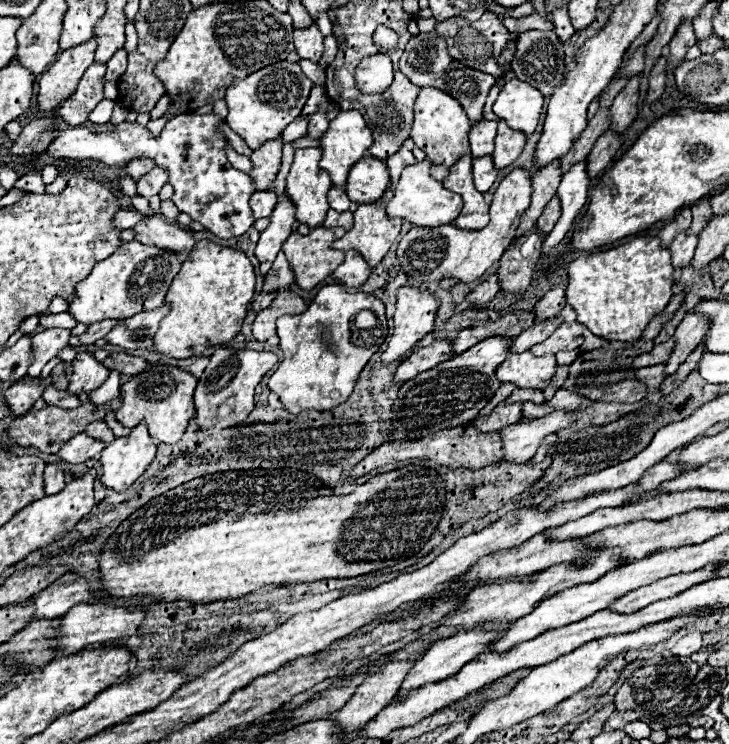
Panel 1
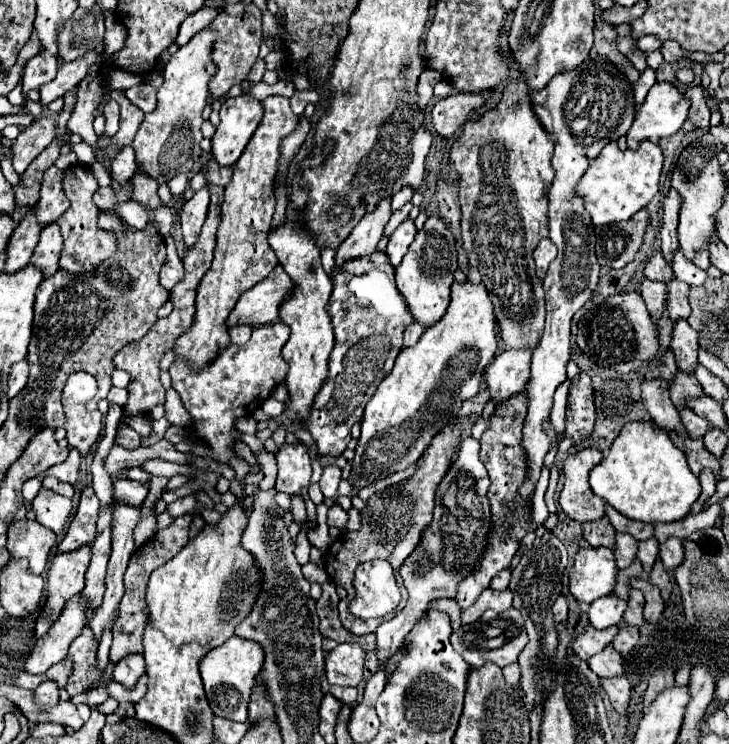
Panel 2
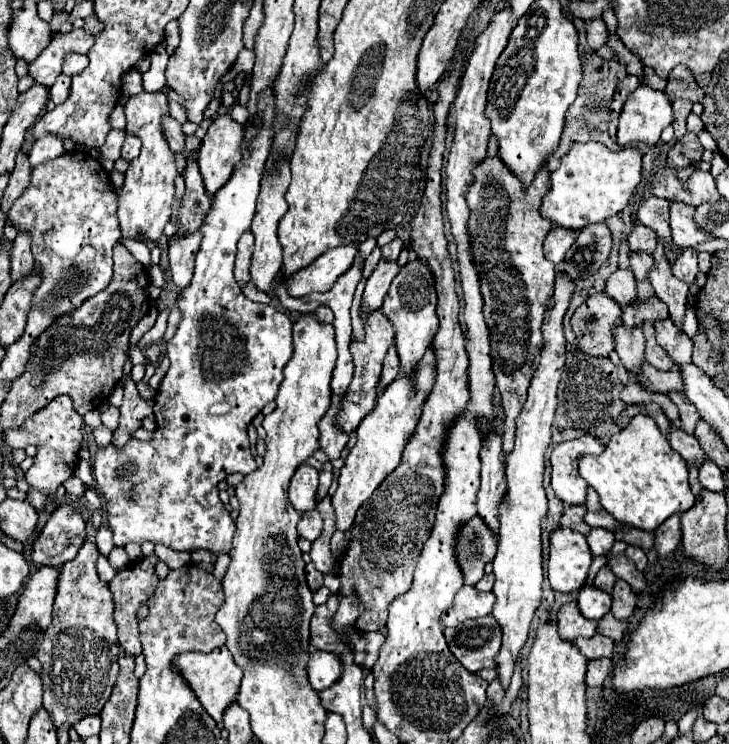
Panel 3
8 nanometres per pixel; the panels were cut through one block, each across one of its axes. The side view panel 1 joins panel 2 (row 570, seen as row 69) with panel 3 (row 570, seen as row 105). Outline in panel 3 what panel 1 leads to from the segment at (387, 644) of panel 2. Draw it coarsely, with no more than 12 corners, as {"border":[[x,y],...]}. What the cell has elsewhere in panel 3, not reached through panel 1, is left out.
{"border":[[480,516],[458,530],[454,552],[474,586],[494,560],[496,536]]}

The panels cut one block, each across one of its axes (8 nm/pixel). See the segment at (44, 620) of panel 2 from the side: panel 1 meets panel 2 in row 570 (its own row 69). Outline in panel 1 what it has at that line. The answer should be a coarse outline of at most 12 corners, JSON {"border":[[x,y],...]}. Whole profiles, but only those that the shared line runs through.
{"border":[[96,42],[64,50],[38,80],[38,112],[52,112],[94,62]]}

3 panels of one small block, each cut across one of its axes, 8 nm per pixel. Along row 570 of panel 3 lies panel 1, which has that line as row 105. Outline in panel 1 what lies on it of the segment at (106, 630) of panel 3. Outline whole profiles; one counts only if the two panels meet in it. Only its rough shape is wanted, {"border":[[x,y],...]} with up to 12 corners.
{"border":[[94,62],[56,118],[68,126],[88,120],[104,98],[106,64]]}

